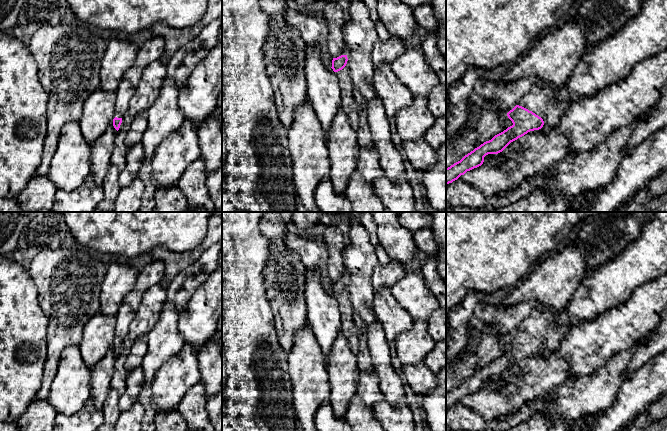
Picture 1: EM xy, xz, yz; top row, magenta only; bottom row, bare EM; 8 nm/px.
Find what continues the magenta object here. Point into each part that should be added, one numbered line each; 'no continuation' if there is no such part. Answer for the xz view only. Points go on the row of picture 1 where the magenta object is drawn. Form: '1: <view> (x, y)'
1: xz (348, 104)

